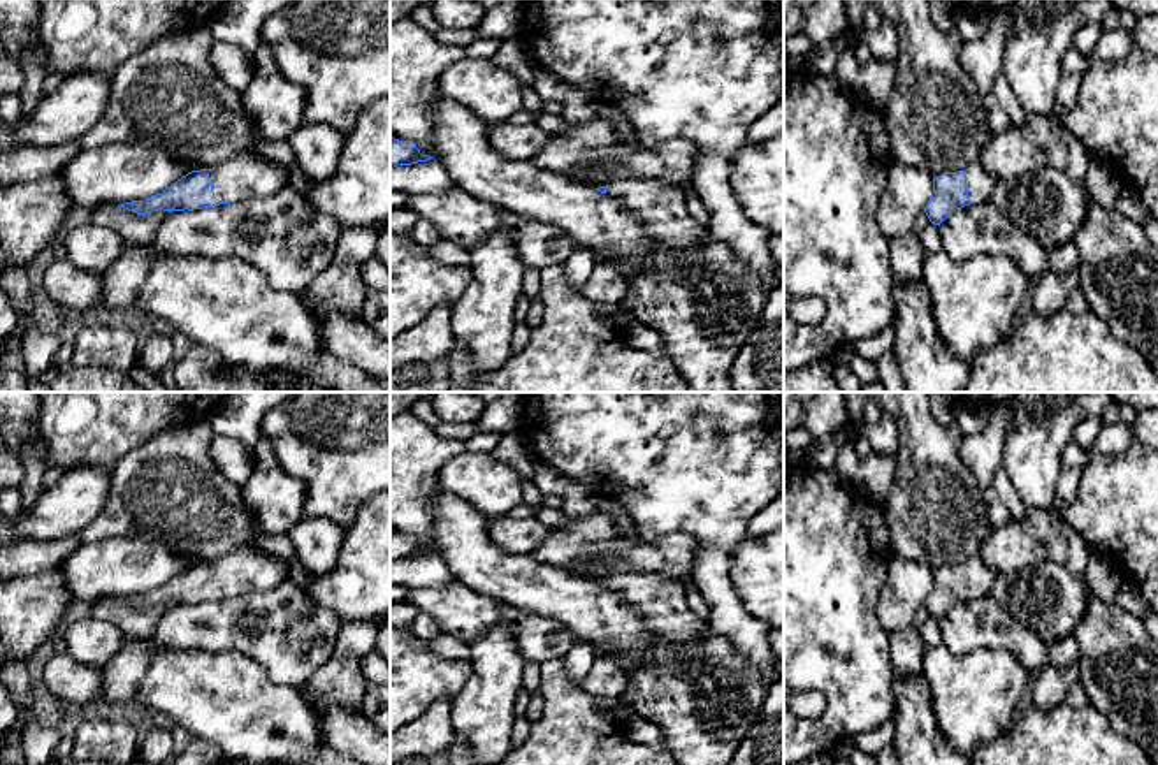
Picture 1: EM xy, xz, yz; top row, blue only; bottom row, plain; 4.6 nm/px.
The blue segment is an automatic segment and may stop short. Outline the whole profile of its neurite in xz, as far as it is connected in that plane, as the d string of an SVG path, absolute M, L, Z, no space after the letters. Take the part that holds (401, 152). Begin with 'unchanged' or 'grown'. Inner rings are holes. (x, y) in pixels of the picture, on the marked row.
unchanged; M390 139L390 169L397 165L411 165L418 162L427 162L434 157L422 155L415 142Z

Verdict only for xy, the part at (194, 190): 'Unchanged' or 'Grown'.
Grown

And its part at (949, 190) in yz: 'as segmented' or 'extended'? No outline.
extended

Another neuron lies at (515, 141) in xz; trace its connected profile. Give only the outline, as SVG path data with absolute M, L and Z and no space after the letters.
M503 121L489 127L489 142L499 153L513 160L532 160L548 142L546 134L536 121L511 125Z

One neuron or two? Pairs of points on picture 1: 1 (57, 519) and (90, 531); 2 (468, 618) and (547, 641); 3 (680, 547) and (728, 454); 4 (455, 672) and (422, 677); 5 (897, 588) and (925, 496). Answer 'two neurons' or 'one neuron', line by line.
1: two neurons
2: one neuron
3: two neurons
4: one neuron
5: two neurons

